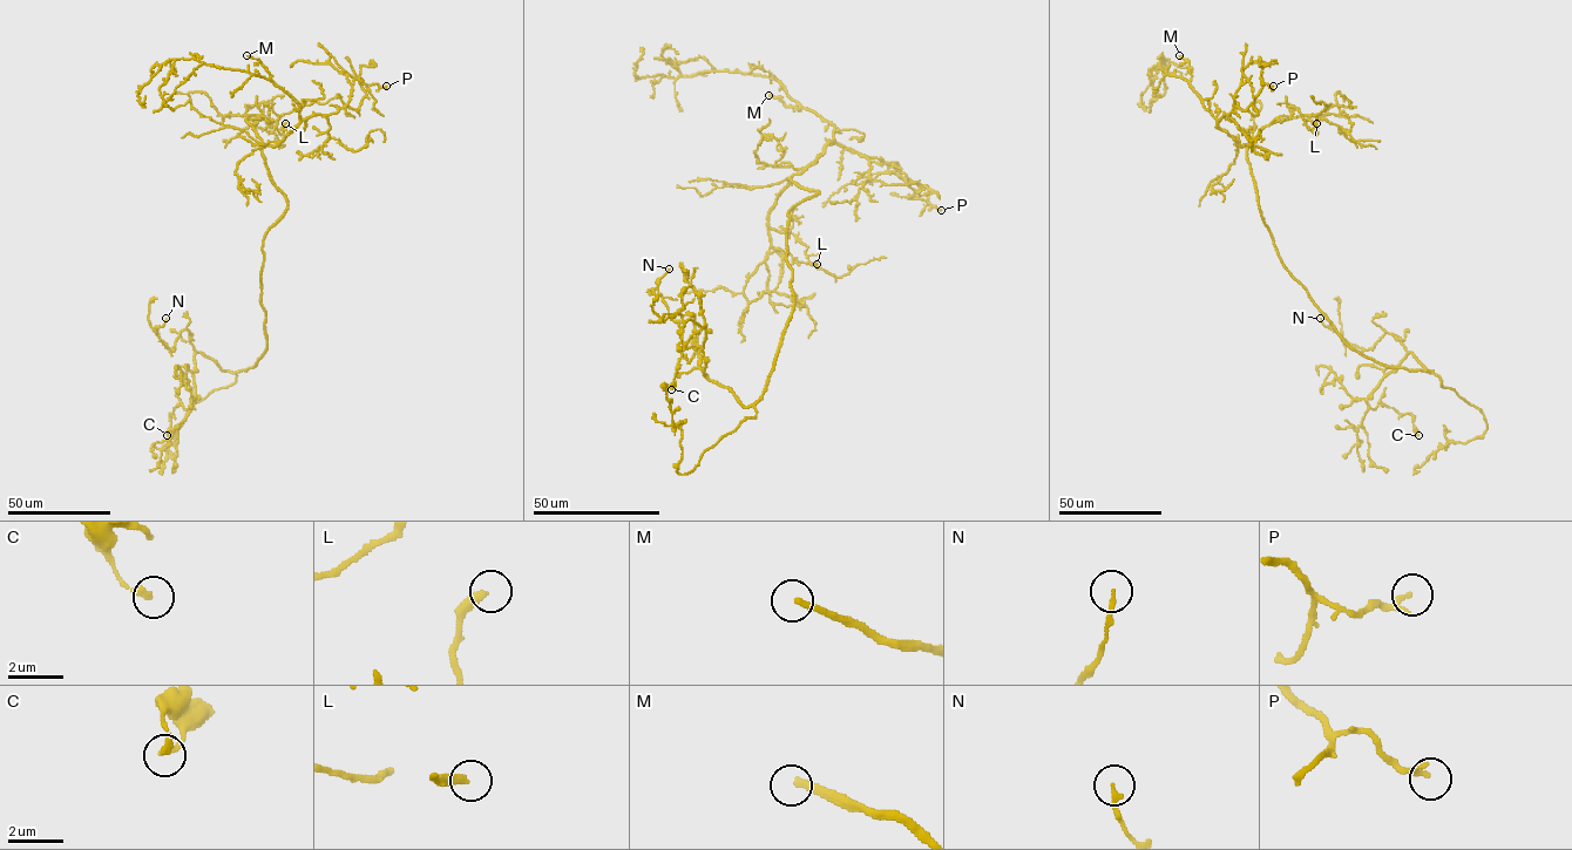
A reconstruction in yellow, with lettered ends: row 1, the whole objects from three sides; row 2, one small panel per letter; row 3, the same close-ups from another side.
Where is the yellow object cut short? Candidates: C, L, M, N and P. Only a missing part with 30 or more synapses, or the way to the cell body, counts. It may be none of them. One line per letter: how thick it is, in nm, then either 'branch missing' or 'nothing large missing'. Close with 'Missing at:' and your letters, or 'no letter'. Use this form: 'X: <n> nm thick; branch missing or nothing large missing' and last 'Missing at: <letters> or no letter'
C: 220 nm thick; nothing large missing
L: 340 nm thick; nothing large missing
M: 240 nm thick; branch missing
N: 170 nm thick; nothing large missing
P: 190 nm thick; nothing large missing
Missing at: M

